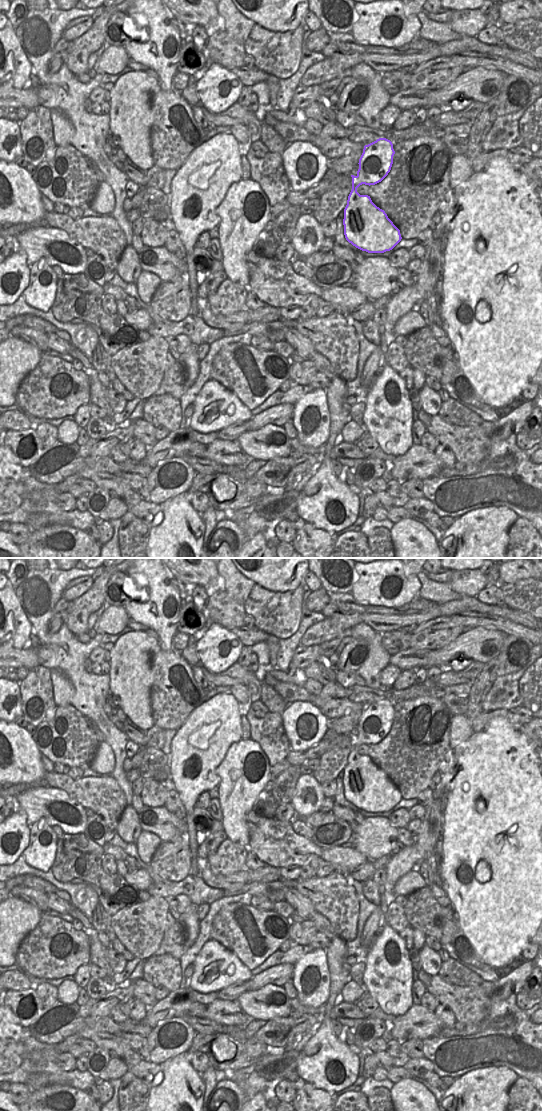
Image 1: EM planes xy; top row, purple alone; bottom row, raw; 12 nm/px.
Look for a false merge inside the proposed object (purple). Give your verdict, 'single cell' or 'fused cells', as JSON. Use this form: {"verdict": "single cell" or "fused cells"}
{"verdict": "single cell"}

